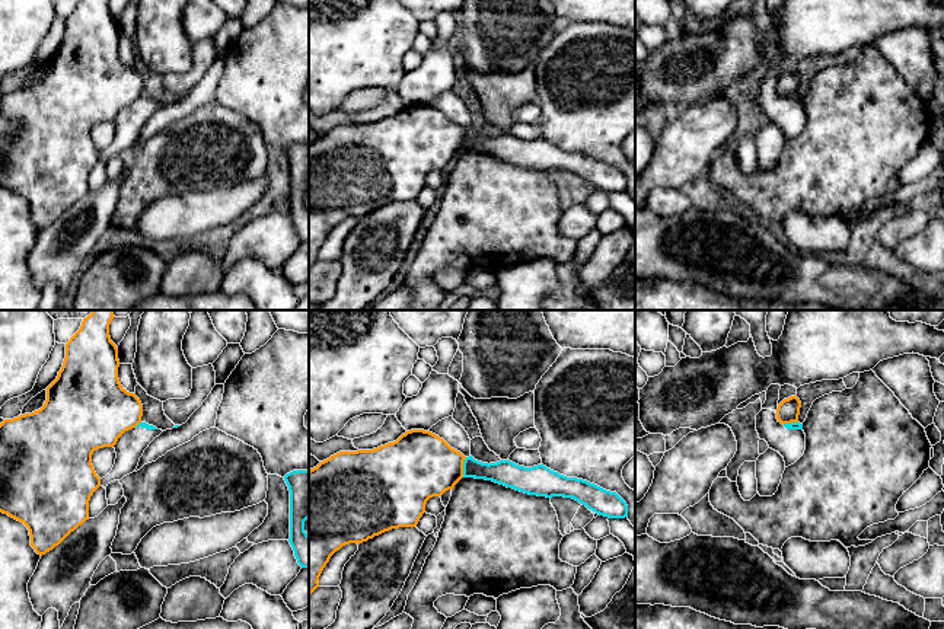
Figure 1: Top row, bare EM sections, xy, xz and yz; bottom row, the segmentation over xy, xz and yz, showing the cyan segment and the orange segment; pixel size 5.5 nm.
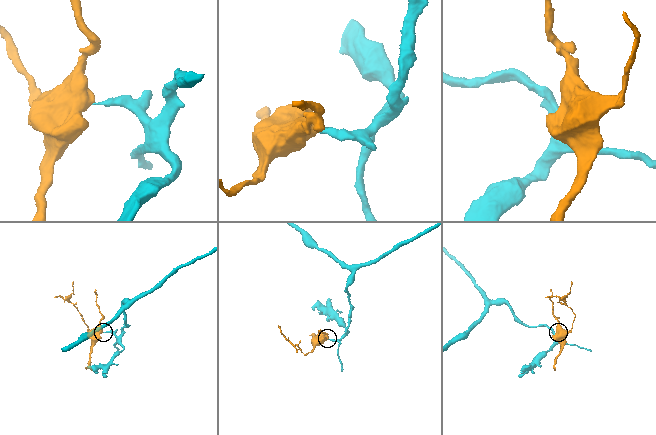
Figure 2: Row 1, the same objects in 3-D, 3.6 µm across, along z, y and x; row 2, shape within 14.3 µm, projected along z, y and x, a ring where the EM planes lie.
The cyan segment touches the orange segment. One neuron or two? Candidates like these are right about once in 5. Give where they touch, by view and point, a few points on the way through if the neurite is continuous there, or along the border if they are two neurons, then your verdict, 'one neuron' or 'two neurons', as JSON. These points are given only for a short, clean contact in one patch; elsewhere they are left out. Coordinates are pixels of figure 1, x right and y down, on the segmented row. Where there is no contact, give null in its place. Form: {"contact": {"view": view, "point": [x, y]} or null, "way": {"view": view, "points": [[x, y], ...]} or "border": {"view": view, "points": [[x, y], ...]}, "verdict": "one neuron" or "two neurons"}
{"contact": {"view": "xz", "point": [463, 468]}, "border": {"view": "xz", "points": [[466, 457], [462, 466], [462, 476]]}, "verdict": "two neurons"}

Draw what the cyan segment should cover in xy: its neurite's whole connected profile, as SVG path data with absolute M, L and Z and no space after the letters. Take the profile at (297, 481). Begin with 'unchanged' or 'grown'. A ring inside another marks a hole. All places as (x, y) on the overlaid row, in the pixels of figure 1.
unchanged; M293 470L284 476L290 491L290 545L297 563L309 568L309 534L304 521L309 518L309 470Z

